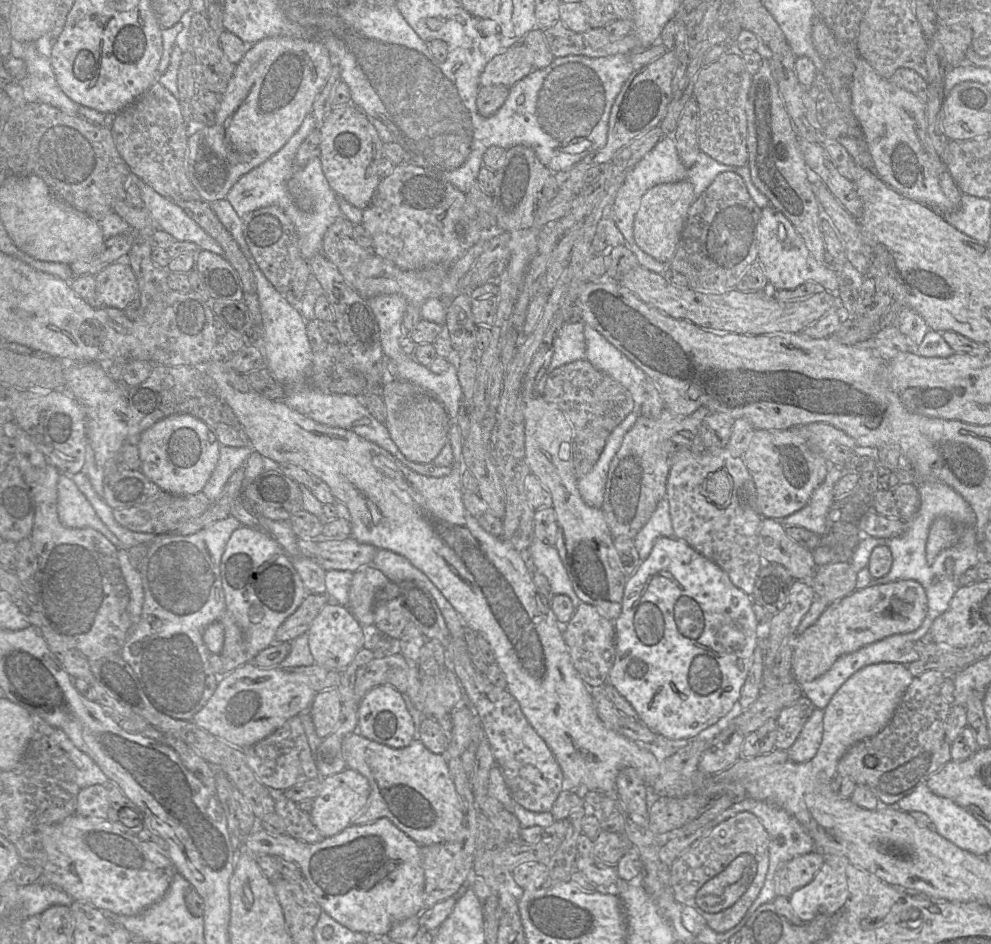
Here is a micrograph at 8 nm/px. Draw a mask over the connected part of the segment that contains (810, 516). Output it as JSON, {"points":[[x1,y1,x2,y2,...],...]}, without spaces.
{"points":[[831,466,825,480,815,490,808,504,781,520,784,526,803,527,818,535,826,534,828,512,835,500,834,487,843,475,839,466]]}

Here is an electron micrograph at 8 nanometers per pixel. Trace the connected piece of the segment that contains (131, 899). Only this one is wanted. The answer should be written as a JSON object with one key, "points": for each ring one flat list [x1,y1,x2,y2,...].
{"points":[[72,814,59,823,50,825,42,833,45,864,39,882,66,892,73,900,89,904,100,911,132,916,161,900,177,873,167,853,150,842,123,831,123,826,108,820,99,820]]}

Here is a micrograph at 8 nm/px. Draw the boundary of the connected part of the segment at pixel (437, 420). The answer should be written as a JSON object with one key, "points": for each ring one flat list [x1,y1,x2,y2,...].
{"points":[[394,380,384,384,381,396,386,407,384,424,401,453,413,462,432,463,448,442,448,432,452,424,443,404,407,380]]}

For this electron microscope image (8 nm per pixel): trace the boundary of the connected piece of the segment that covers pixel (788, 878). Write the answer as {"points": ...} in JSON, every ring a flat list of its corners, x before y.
{"points":[[817,850,786,862,774,877,776,896,789,898,794,891,809,884,824,863,823,854]]}

